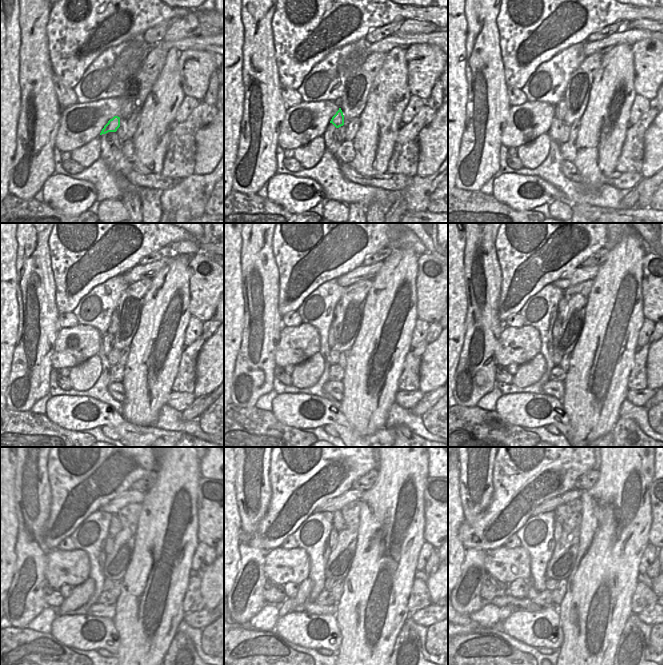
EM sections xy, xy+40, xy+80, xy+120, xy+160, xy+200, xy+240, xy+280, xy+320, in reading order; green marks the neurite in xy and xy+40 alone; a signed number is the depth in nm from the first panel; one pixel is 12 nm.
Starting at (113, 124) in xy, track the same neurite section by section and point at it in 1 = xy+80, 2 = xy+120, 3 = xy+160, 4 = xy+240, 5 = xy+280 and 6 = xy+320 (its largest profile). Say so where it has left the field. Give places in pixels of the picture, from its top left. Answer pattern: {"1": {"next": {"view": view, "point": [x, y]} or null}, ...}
{"1": {"next": {"view": "xy+80", "point": [559, 107]}}, "2": {"next": {"view": "xy+120", "point": [111, 331]}}, "3": {"next": {"view": "xy+160", "point": [337, 313]}}, "4": {"next": {"view": "xy+240", "point": [114, 526]}}, "5": {"next": {"view": "xy+280", "point": [338, 522]}}, "6": {"next": {"view": "xy+320", "point": [560, 511]}}}

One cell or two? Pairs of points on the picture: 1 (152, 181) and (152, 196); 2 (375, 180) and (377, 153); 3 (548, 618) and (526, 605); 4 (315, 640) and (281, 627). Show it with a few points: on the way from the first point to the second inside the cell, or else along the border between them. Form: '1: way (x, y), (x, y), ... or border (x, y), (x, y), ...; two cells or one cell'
1: border (145, 186), (163, 190); two cells
2: border (353, 167), (364, 175), (386, 173); two cells
3: border (542, 607), (536, 611), (512, 611); two cells
4: way (307, 634), (301, 628), (289, 627); one cell

